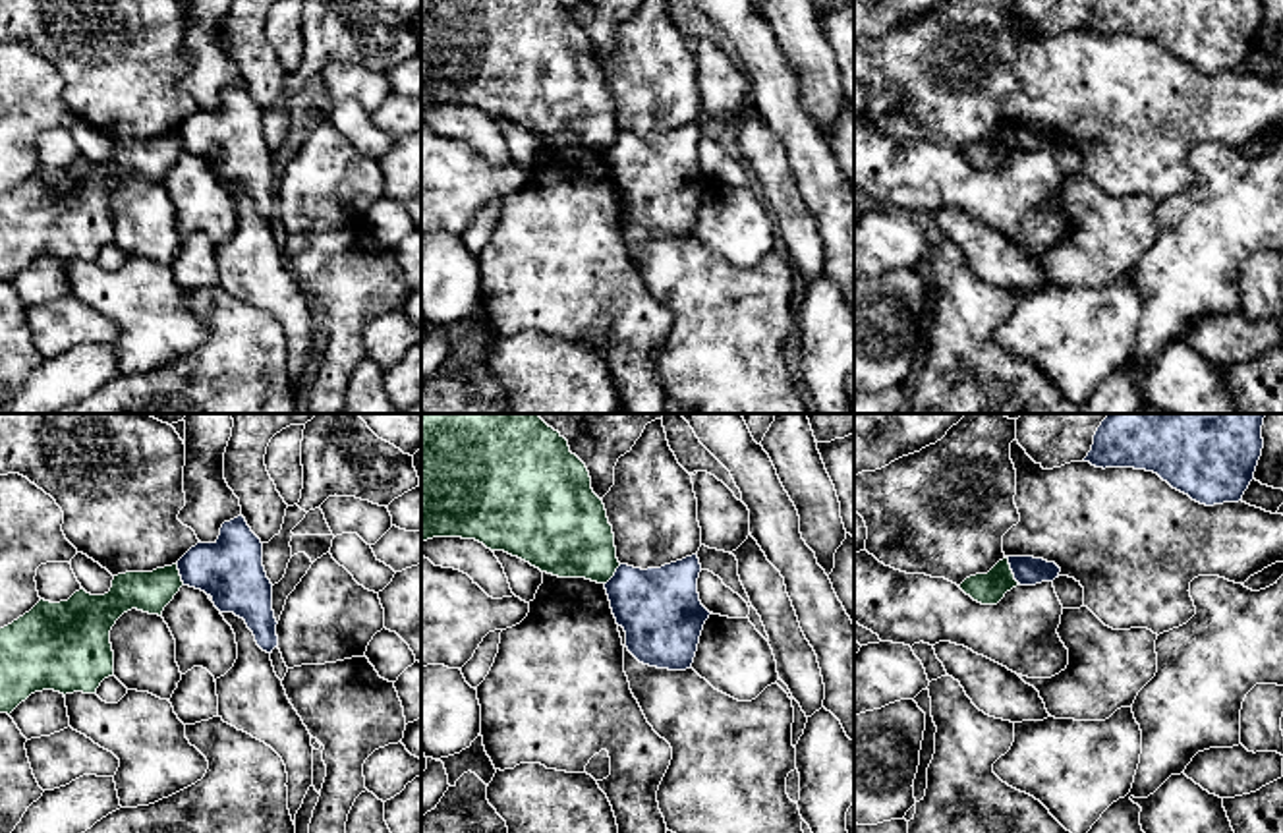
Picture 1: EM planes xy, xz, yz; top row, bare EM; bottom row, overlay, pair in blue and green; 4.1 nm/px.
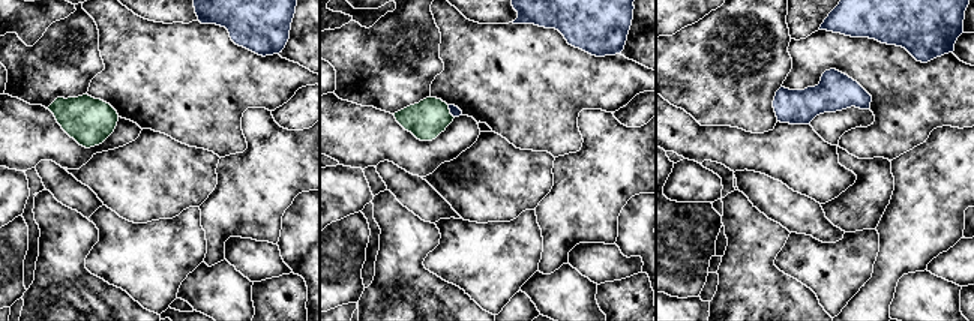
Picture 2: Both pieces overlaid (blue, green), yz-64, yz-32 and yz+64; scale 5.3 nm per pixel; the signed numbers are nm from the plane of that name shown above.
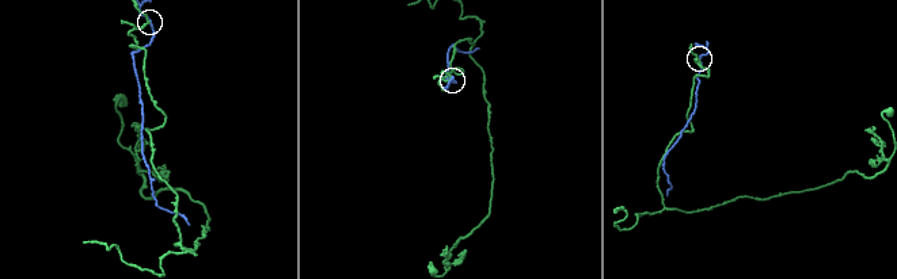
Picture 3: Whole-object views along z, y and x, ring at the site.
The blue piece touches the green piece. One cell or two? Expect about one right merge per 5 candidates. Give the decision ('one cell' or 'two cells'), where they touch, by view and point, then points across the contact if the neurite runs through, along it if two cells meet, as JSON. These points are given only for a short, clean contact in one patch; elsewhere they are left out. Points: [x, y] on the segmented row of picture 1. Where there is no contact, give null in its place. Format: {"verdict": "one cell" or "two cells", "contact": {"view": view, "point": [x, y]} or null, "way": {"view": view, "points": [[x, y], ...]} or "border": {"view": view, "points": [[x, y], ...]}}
{"verdict": "two cells", "contact": {"view": "yz", "point": [1011, 569]}, "border": {"view": "yz", "points": [[1005, 557], [1019, 582]]}}

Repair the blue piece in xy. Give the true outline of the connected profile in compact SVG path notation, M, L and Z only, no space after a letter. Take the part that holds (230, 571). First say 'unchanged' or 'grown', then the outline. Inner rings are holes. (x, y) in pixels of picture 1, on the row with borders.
unchanged | M243 516L224 522L214 543L197 543L180 560L184 586L205 591L220 613L234 613L253 632L257 646L272 653L278 646L276 618L272 611L272 584L263 566L263 543L251 531Z

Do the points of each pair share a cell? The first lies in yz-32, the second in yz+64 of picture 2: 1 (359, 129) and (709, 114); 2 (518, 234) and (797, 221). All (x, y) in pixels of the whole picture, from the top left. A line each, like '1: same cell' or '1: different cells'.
1: different cells
2: different cells

